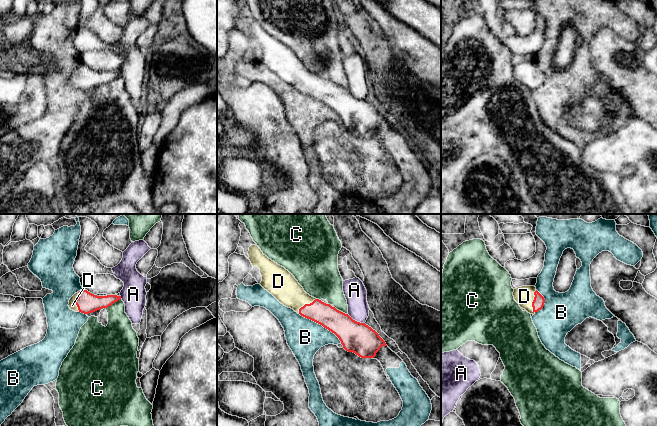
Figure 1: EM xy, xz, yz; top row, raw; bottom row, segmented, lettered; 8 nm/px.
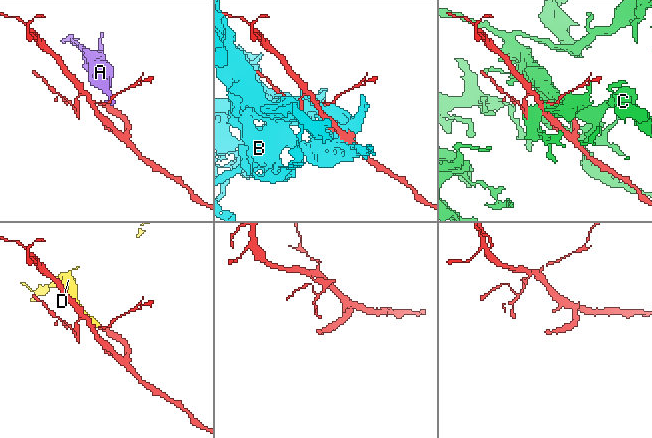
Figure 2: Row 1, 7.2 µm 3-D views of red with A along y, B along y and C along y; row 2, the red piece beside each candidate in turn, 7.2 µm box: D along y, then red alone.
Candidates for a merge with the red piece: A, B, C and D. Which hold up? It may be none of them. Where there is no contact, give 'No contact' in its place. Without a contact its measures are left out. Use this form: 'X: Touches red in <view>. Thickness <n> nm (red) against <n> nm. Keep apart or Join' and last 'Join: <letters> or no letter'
A: Touches red in xz. Thickness 240 nm (red) against 180 nm. Keep apart
B: Touches red in xz. Thickness 200 nm (red) against 300 nm. Keep apart
C: Touches red in xy. Thickness 160 nm (red) against 220 nm. Keep apart
D: Touches red in yz. Thickness 90 nm (red) against 160 nm. Join
Join: D

